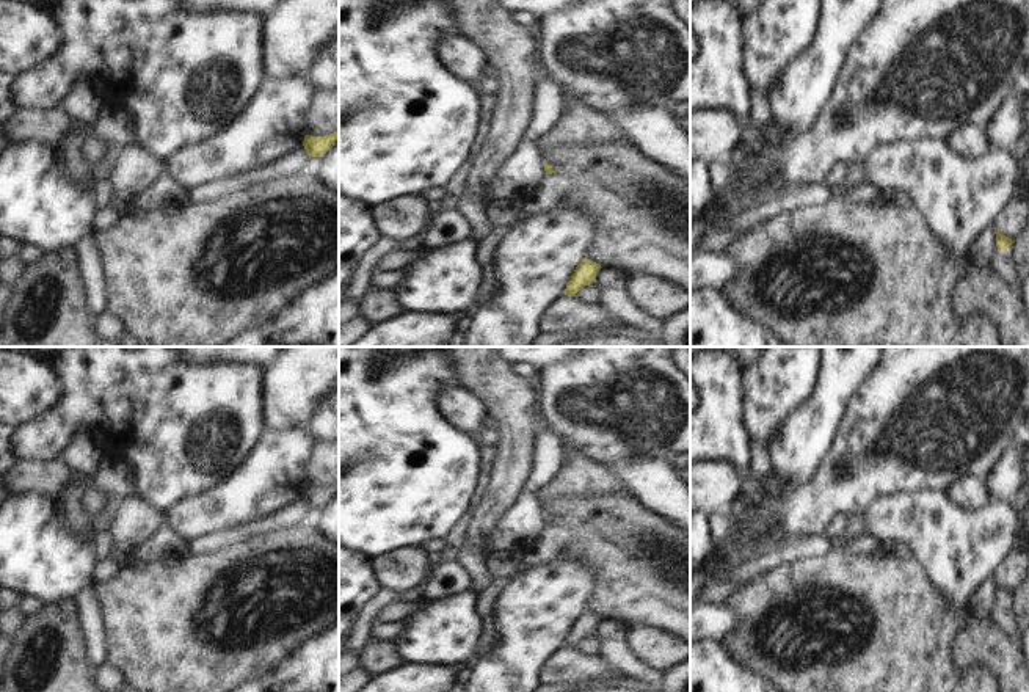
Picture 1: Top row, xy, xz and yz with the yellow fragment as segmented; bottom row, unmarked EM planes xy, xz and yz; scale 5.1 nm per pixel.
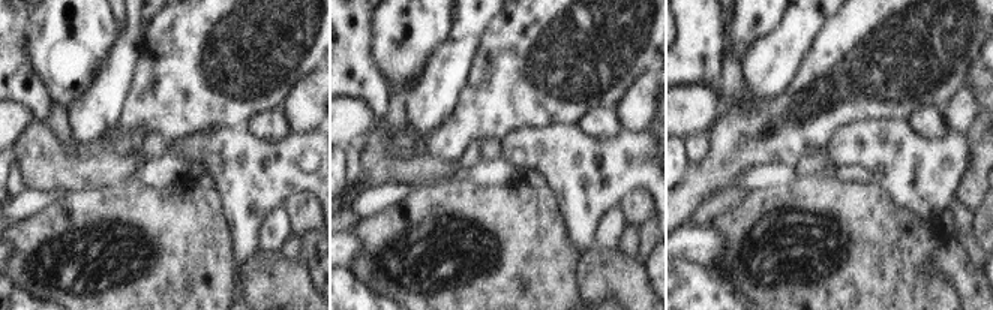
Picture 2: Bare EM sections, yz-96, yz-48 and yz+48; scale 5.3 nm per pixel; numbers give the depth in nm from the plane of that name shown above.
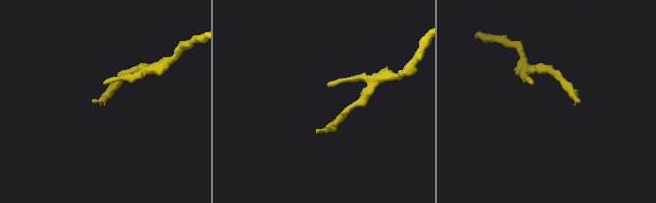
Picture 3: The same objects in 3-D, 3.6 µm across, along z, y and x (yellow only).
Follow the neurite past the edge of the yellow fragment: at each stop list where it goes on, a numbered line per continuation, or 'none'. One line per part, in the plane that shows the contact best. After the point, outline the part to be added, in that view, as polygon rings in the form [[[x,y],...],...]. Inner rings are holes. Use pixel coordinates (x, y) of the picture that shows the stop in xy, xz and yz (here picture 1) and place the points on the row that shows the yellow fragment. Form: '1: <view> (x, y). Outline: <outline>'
1: yz (1003, 262). Outline: [[[1013,245],[1002,253],[994,246],[990,265],[1013,289],[1020,290],[1024,286],[1024,279],[1018,276],[1015,267]]]

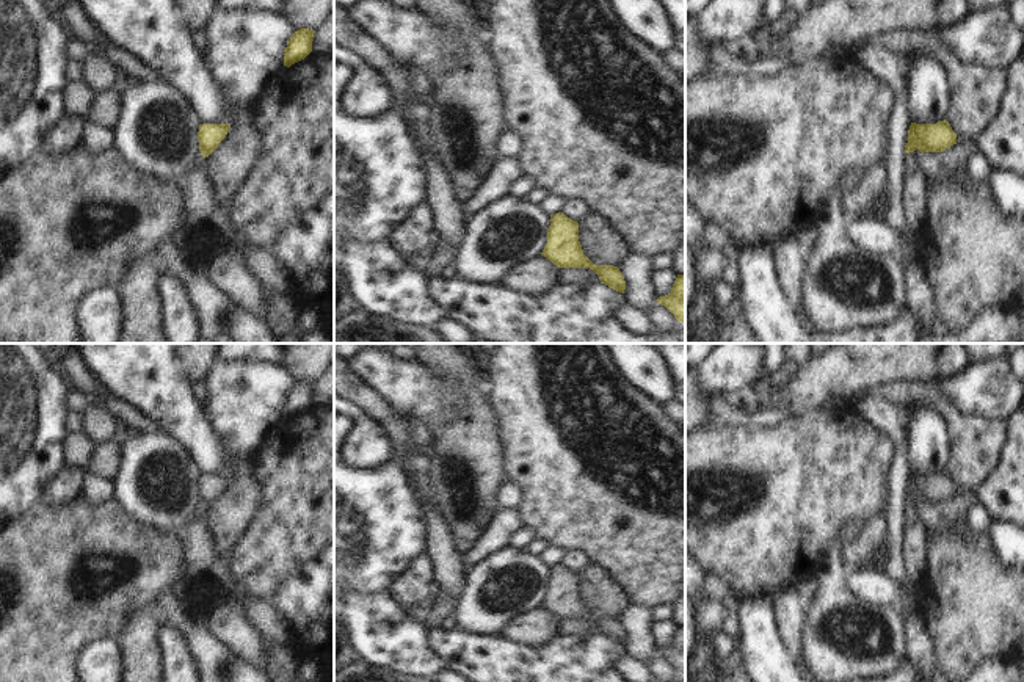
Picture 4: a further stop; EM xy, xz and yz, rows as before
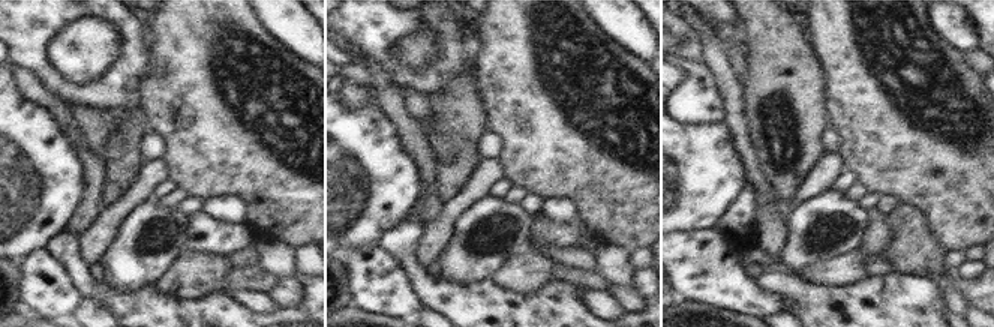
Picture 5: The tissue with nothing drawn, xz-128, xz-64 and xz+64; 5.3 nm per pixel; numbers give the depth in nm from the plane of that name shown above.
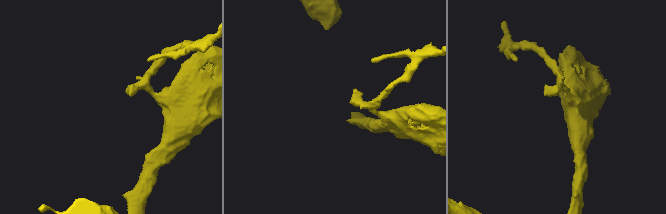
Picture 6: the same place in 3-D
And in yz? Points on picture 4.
1: yz (915, 185). Outline: [[[913,152],[905,154],[902,210],[908,229],[916,234],[927,219],[927,176]]]

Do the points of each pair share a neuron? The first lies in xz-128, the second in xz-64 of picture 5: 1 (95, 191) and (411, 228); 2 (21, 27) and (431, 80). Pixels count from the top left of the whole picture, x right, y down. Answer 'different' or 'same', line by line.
1: different
2: same

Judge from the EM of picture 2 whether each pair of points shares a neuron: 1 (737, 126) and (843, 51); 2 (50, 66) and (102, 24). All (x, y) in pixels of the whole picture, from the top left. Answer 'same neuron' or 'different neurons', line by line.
1: same neuron
2: same neuron

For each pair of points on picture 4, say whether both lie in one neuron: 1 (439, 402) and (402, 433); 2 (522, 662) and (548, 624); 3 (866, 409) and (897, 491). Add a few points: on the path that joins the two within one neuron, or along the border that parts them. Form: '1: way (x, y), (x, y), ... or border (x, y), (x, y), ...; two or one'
1: border (381, 397), (408, 422); two
2: border (559, 634), (543, 645), (518, 645), (497, 635); two
3: way (888, 425), (900, 441), (900, 469); one

